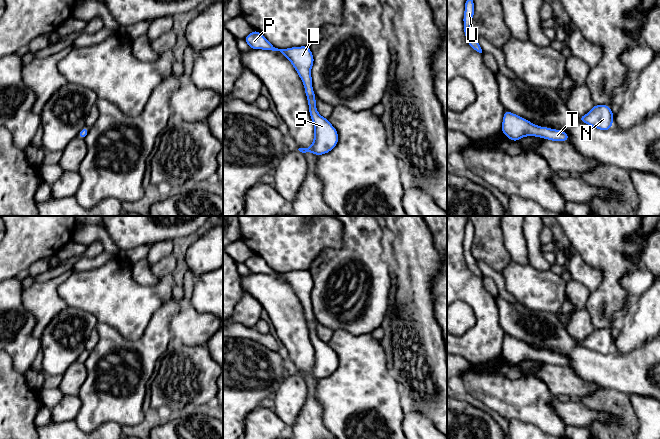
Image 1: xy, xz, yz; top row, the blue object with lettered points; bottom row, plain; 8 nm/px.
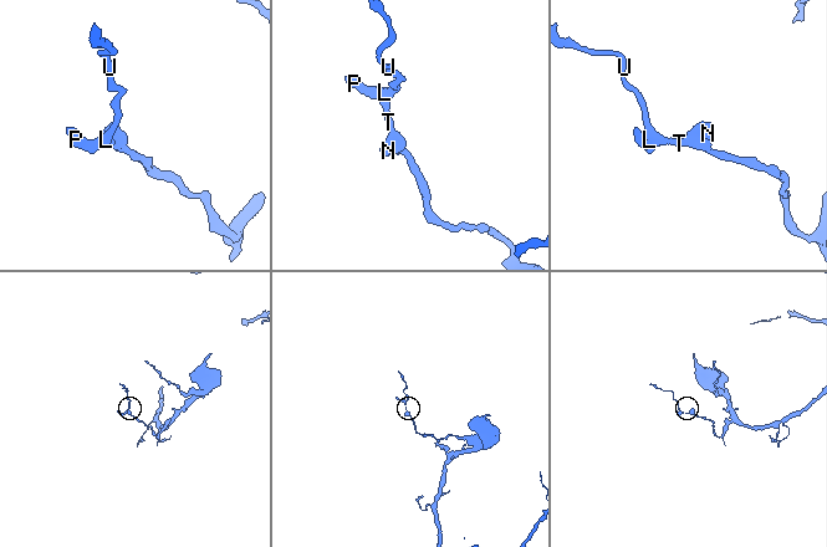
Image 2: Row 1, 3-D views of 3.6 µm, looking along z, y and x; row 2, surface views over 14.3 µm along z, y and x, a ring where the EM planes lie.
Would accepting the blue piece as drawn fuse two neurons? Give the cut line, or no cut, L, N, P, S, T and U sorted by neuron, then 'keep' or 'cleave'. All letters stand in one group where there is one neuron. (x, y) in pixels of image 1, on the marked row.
no cut; L N P S T U; keep

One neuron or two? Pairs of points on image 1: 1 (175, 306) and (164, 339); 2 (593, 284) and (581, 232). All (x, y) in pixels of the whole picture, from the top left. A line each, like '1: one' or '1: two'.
1: one
2: two

